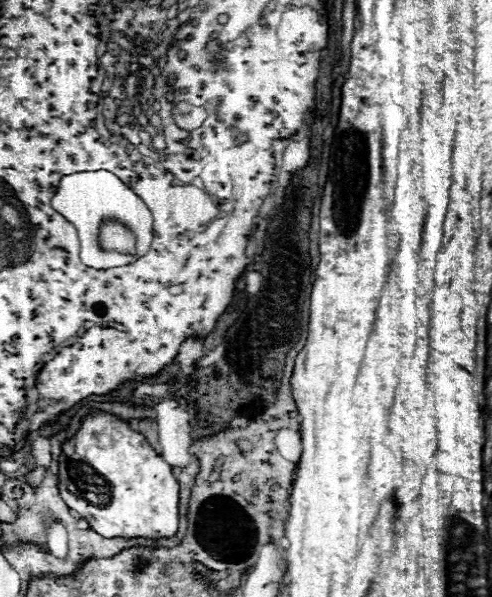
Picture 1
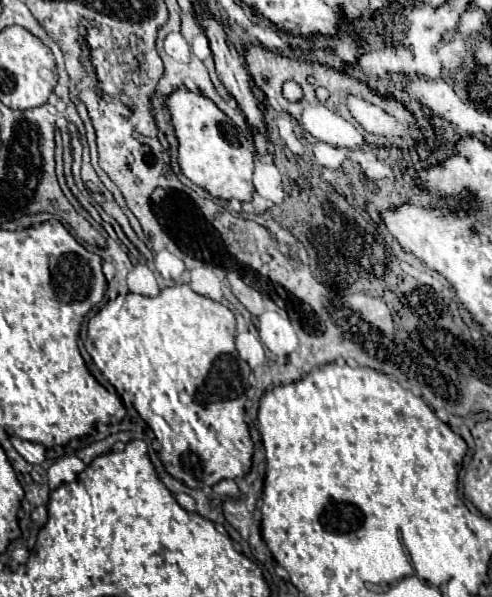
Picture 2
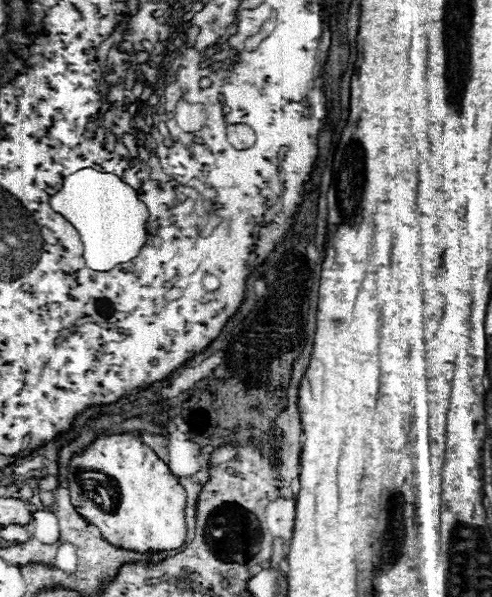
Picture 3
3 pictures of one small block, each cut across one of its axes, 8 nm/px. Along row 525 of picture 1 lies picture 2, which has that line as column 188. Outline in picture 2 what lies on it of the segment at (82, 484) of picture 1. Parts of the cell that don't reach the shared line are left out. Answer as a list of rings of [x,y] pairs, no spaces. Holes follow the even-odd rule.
[[[176,88],[166,98],[166,106],[172,116],[174,134],[178,138],[178,164],[184,176],[196,186],[204,188],[210,196],[250,202],[254,192],[254,144],[204,94],[196,94],[188,88]]]

